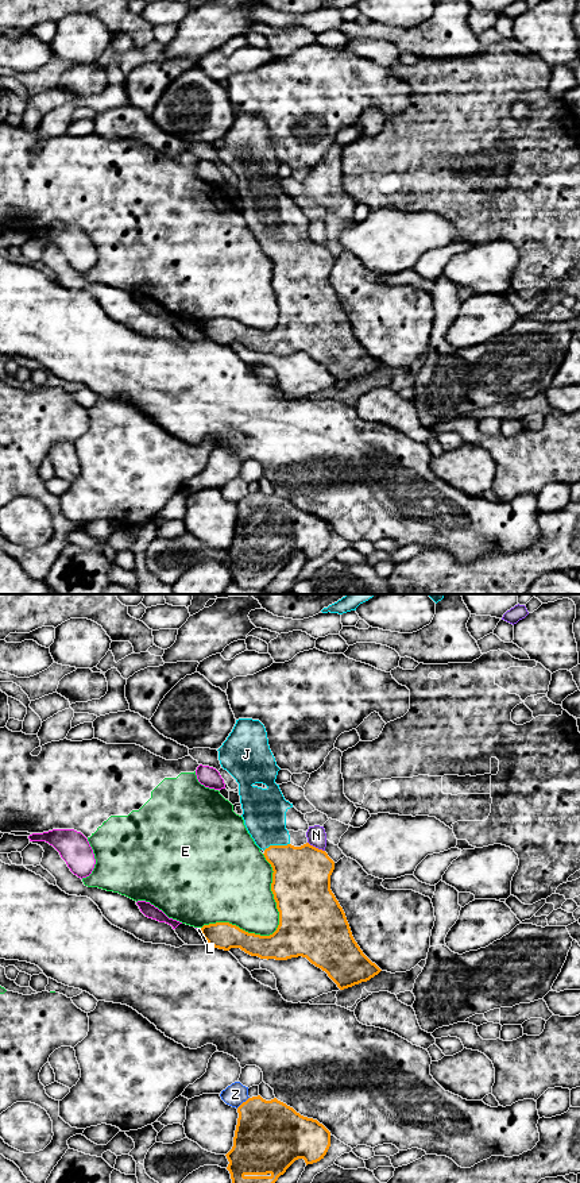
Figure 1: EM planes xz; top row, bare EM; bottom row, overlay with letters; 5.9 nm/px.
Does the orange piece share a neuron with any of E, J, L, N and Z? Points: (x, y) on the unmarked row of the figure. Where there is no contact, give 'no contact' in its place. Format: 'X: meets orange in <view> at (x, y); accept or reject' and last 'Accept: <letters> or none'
E: meets orange in xz at (277, 324); reject
J: meets orange in xz at (275, 241); accept
L: meets orange in xz at (201, 326); reject
N: meets orange in xz at (314, 242); reject
Z: meets orange in xz at (243, 497); reject
Accept: J

